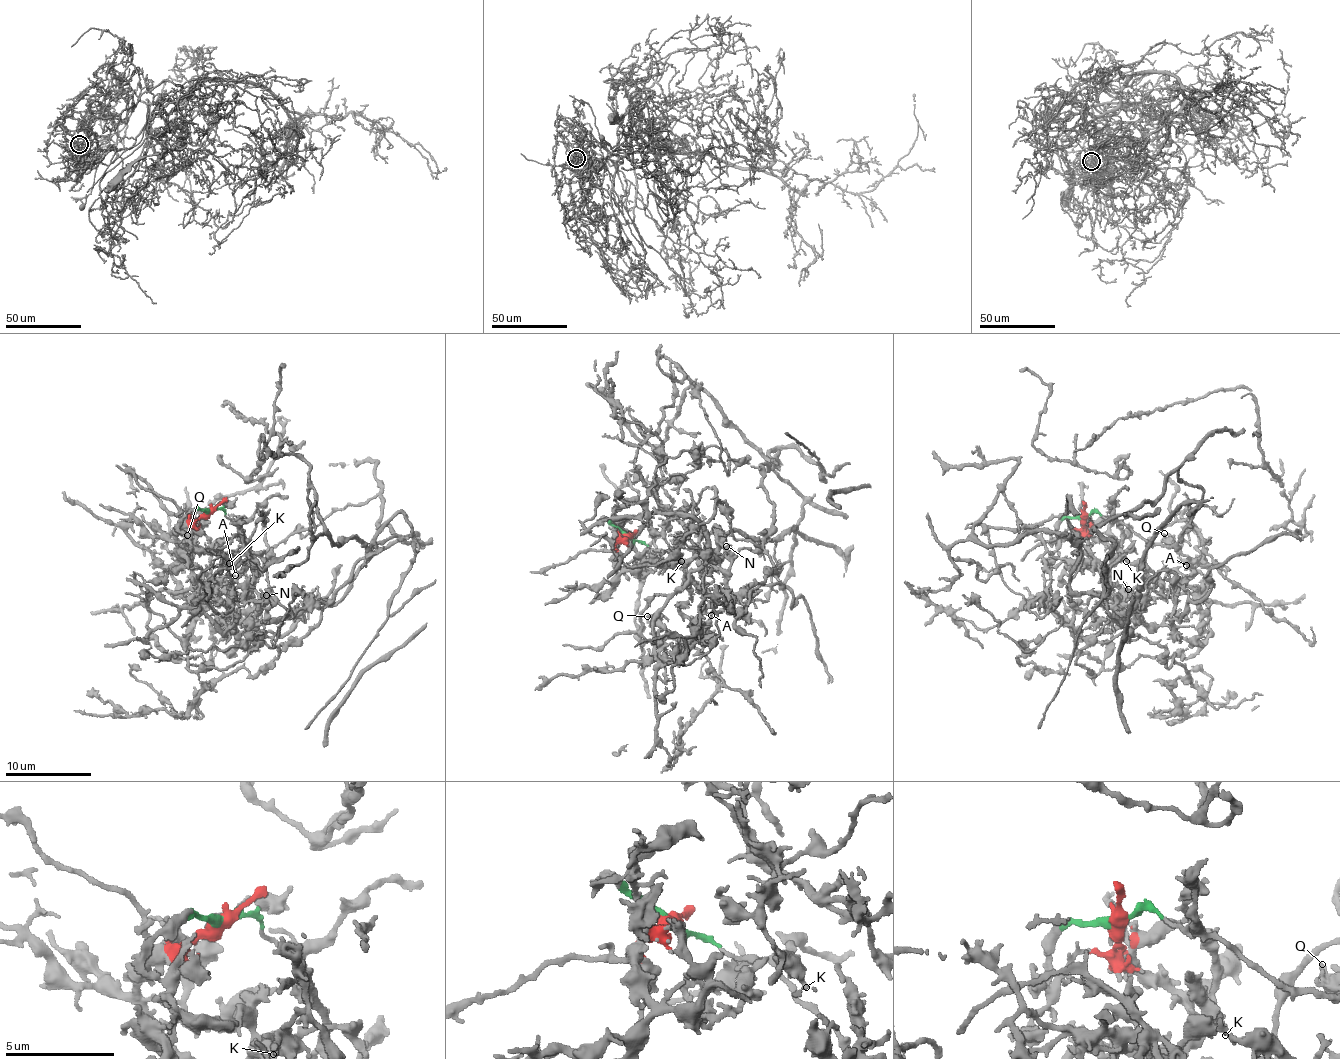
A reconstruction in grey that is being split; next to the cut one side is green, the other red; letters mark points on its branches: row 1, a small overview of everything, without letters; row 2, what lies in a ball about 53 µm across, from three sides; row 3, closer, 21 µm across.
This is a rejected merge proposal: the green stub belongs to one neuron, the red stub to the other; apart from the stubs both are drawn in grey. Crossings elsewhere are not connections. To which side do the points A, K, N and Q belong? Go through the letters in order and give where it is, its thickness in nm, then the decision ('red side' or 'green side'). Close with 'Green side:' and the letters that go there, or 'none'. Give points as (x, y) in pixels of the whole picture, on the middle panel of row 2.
A: (711, 615) | 200 nm | red side
K: (681, 561) | 240 nm | red side
N: (726, 546) | 280 nm | red side
Q: (647, 616) | 240 nm | red side
Green side: none

